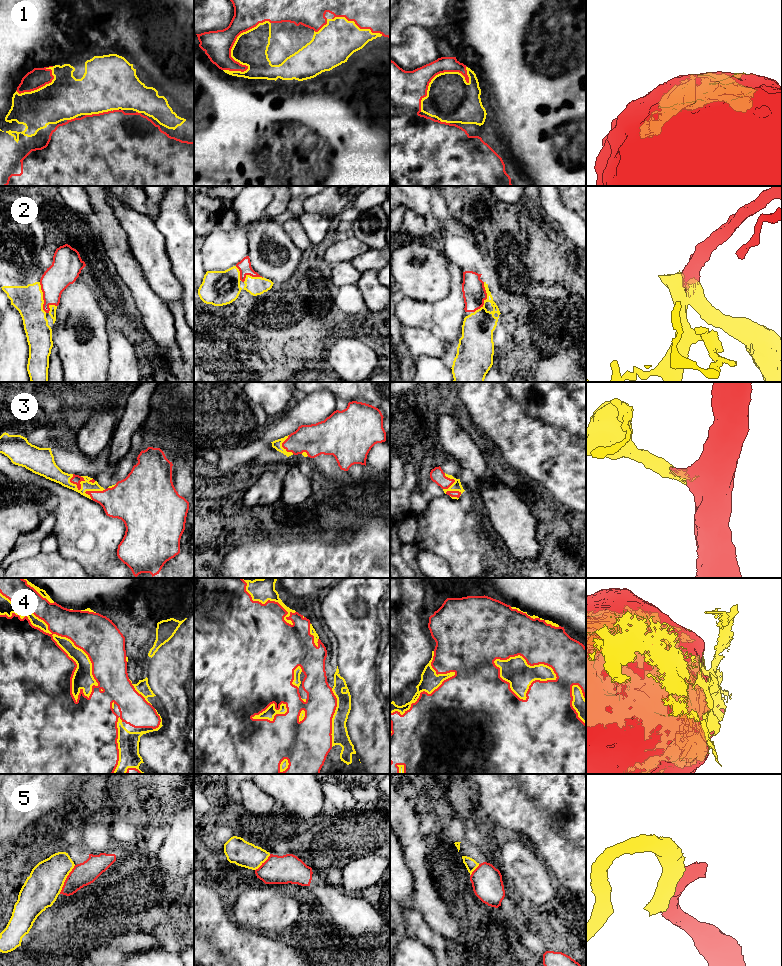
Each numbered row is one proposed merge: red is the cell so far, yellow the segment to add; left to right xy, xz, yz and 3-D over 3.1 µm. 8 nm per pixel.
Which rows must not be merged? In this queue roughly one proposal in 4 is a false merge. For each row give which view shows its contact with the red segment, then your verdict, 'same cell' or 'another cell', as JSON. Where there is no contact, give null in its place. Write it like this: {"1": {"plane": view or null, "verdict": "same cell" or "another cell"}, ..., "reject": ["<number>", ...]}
{"1": {"plane": "xz", "verdict": "same cell"}, "2": {"plane": "yz", "verdict": "same cell"}, "3": {"plane": "yz", "verdict": "same cell"}, "4": {"plane": "xy", "verdict": "same cell"}, "5": {"plane": "xy", "verdict": "another cell"}, "reject": ["5"]}

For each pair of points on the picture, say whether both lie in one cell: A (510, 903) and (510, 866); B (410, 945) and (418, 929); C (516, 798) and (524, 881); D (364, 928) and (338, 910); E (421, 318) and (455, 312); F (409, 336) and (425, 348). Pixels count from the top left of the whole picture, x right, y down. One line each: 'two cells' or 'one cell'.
A: two cells
B: two cells
C: two cells
D: one cell
E: two cells
F: one cell

